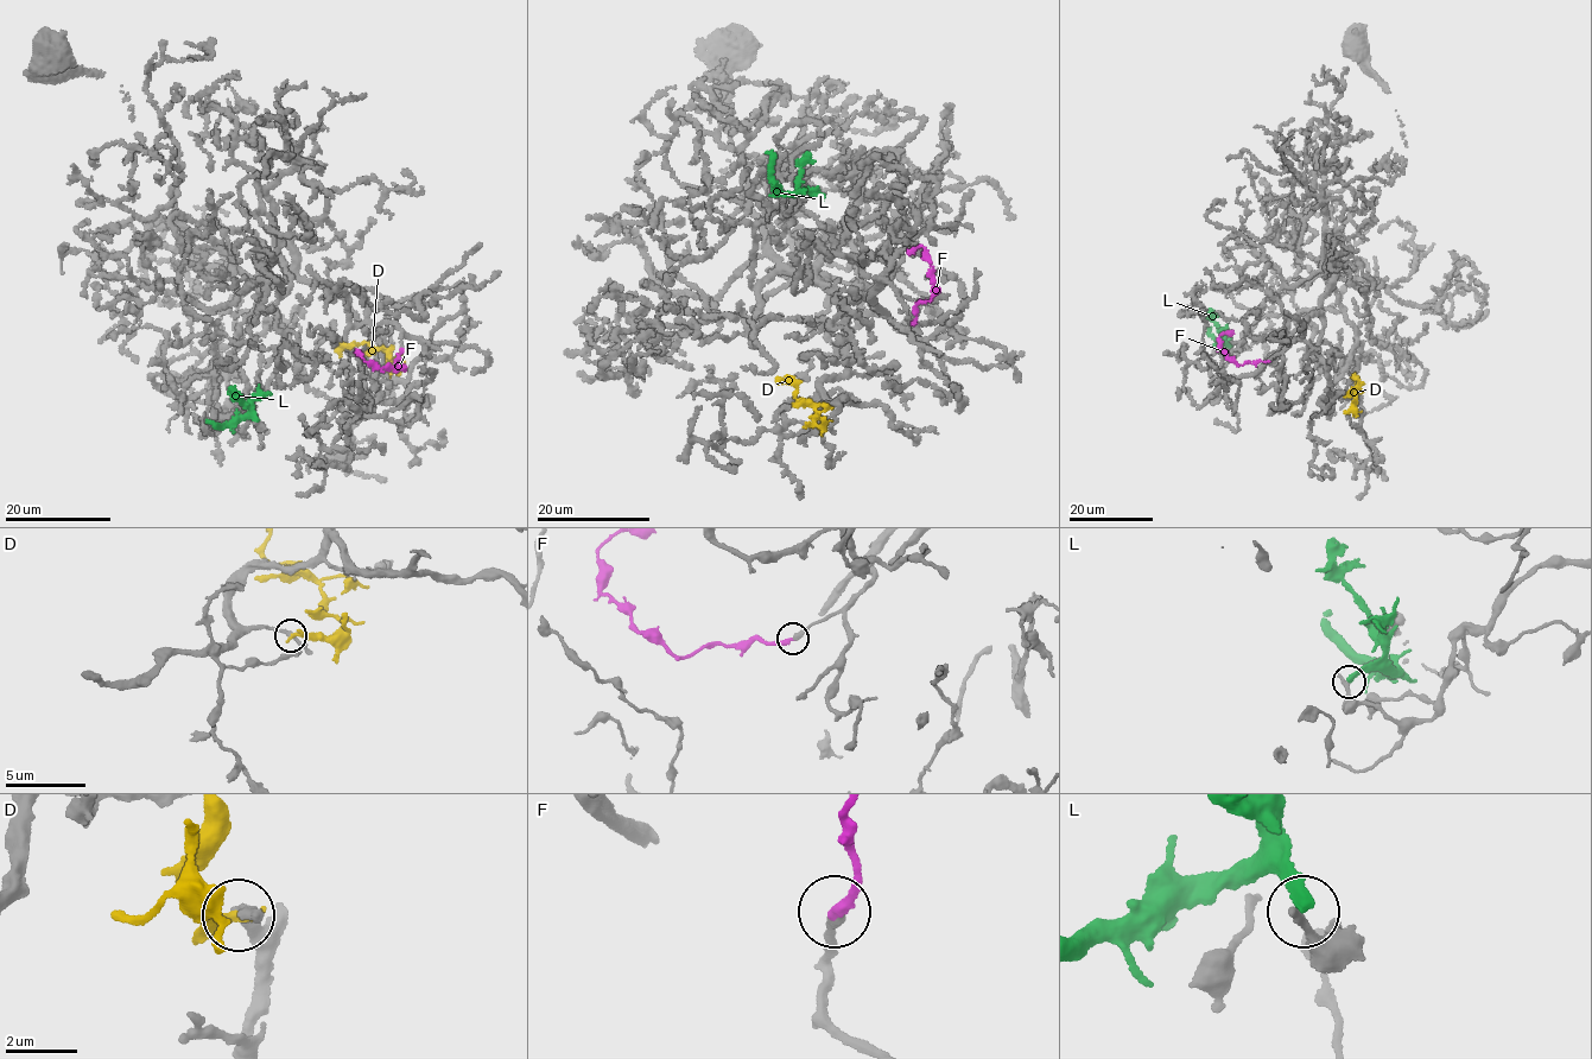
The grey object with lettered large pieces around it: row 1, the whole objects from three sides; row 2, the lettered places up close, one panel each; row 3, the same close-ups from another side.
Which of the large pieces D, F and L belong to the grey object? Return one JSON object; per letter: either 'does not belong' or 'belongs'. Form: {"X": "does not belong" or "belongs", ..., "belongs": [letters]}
{"D": "does not belong", "F": "belongs", "L": "does not belong", "belongs": ["F"]}

